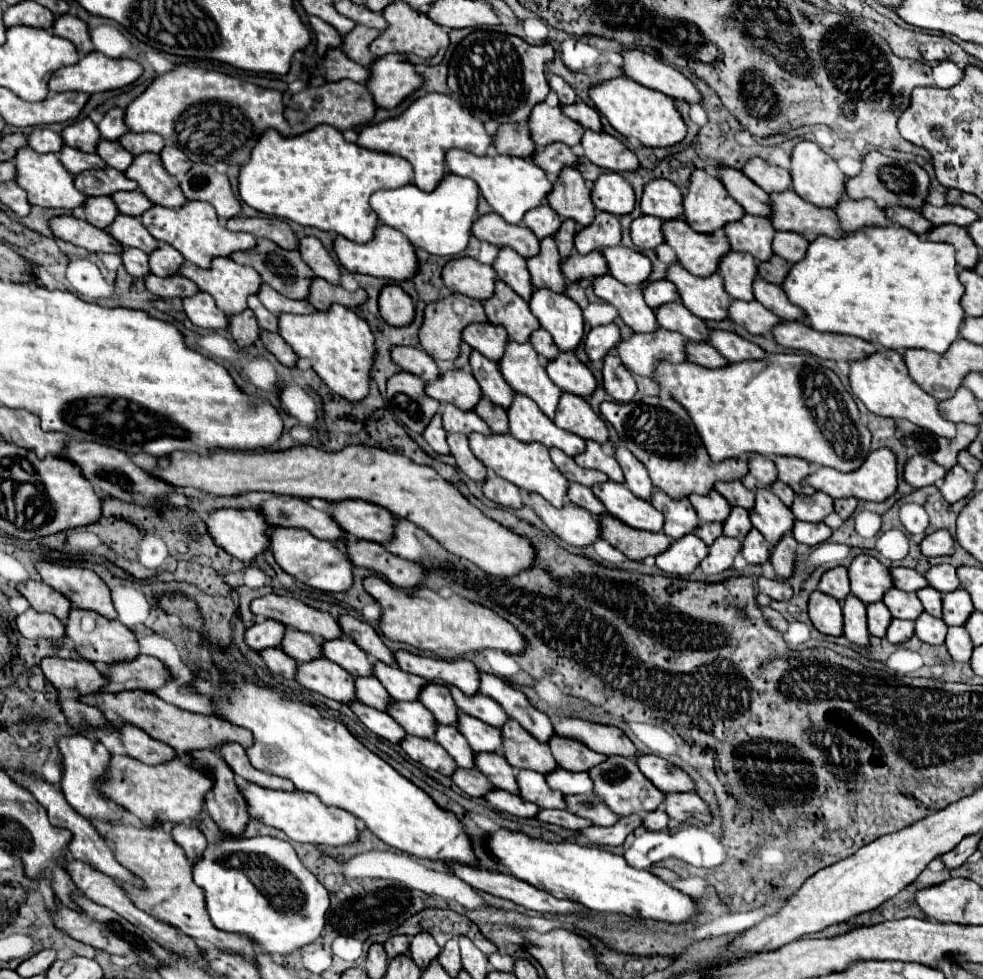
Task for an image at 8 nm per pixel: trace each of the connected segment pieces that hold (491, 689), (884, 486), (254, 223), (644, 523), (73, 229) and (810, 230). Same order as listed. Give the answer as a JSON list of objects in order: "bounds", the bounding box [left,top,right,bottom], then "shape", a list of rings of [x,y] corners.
[{"bounds":[479,673,553,741],"shape":[[[481,673],[479,675],[479,693],[495,699],[503,707],[503,711],[511,719],[519,721],[525,731],[535,735],[535,739],[549,741],[549,737],[553,735],[551,719],[545,713],[537,711],[521,691],[513,689],[507,681],[499,679],[497,675]]]},{"bounds":[803,449,897,501],"shape":[[[875,449],[867,455],[867,461],[863,467],[851,471],[851,473],[841,473],[831,467],[811,467],[811,475],[803,479],[803,483],[815,487],[817,491],[823,491],[831,495],[833,499],[841,497],[857,497],[865,501],[885,501],[889,495],[895,493],[897,489],[897,465],[895,465],[895,455],[889,449]]]},{"bounds":[225,215,299,249],"shape":[[[237,215],[237,217],[227,219],[225,227],[229,227],[231,231],[251,233],[257,239],[261,239],[261,237],[271,239],[283,249],[297,249],[297,245],[299,245],[299,241],[293,235],[287,221],[277,219],[277,217],[243,217],[243,215]]]},{"bounds":[591,481,663,531],"shape":[[[607,481],[591,487],[595,497],[605,505],[607,513],[615,515],[623,523],[643,529],[643,531],[661,531],[663,513],[657,511],[649,501],[635,497],[623,483]]]},{"bounds":[49,215,123,253],"shape":[[[73,215],[51,217],[49,227],[51,227],[55,237],[59,237],[63,241],[69,241],[77,247],[85,247],[91,253],[97,253],[97,251],[101,251],[101,253],[121,253],[121,249],[123,249],[123,245],[117,239],[113,239],[107,231],[97,229],[91,223],[87,223],[83,219],[77,219]]]},{"bounds":[771,189,845,241],"shape":[[[793,189],[771,195],[771,223],[777,231],[795,231],[805,239],[813,241],[817,235],[841,237],[845,231],[839,229],[839,221],[833,209],[813,207]]]}]

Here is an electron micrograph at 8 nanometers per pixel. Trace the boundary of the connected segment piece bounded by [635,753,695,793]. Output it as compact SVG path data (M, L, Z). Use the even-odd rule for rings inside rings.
M637 755L637 767L641 773L663 793L667 791L693 791L695 785L687 773L677 769L673 763L657 757L657 755Z

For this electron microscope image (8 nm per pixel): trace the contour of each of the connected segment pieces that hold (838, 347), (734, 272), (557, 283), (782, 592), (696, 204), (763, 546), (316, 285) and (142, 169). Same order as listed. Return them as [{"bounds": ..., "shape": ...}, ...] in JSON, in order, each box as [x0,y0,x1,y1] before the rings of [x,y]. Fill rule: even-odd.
[{"bounds":[771,321,877,361],"shape":[[[781,321],[773,327],[771,333],[775,341],[787,349],[807,351],[811,355],[831,361],[855,361],[877,351],[871,343],[863,339],[819,333],[803,321]]]},{"bounds":[717,251,757,301],"shape":[[[729,251],[723,261],[719,261],[717,273],[723,277],[725,291],[733,299],[749,301],[753,299],[751,283],[757,277],[757,263],[751,255],[741,251]]]},{"bounds":[527,237,567,293],"shape":[[[553,237],[541,239],[539,255],[527,259],[527,269],[531,273],[533,285],[551,289],[555,293],[563,293],[567,281],[561,275],[559,263],[561,263],[561,257],[559,257],[559,251],[557,251],[557,245],[555,245]]]},{"bounds":[757,575,793,601],"shape":[[[763,575],[757,579],[757,589],[759,589],[759,593],[765,593],[777,601],[791,599],[791,595],[793,595],[793,589],[785,579],[767,579]]]},{"bounds":[683,169,745,233],"shape":[[[695,169],[687,195],[683,197],[683,217],[691,229],[713,233],[725,223],[741,219],[745,209],[727,193],[723,183],[705,169]]]},{"bounds":[741,529,771,563],"shape":[[[751,529],[743,539],[741,555],[747,559],[747,563],[765,563],[765,561],[769,561],[769,549],[771,547],[765,543],[763,535],[759,535],[759,531]]]},{"bounds":[307,277,367,311],"shape":[[[313,277],[309,297],[307,297],[307,301],[319,311],[325,311],[331,303],[339,303],[345,307],[357,307],[365,299],[367,299],[367,293],[363,289],[357,289],[351,293],[351,291],[343,289],[341,285],[331,285],[319,277]]]},{"bounds":[125,153,187,207],"shape":[[[143,153],[133,159],[133,163],[125,171],[127,179],[133,179],[139,183],[139,189],[151,203],[163,205],[163,207],[181,207],[187,199],[179,189],[177,177],[169,175],[157,153]]]}]

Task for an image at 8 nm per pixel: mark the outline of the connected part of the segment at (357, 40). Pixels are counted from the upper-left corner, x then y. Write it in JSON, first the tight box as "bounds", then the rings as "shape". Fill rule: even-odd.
{"bounds":[341,25,379,65],"shape":[[[357,25],[355,29],[351,29],[347,35],[343,35],[343,43],[341,49],[345,55],[349,55],[349,59],[353,59],[359,65],[369,65],[375,57],[371,55],[369,59],[369,43],[379,35],[377,29],[369,29],[363,25]]]}

